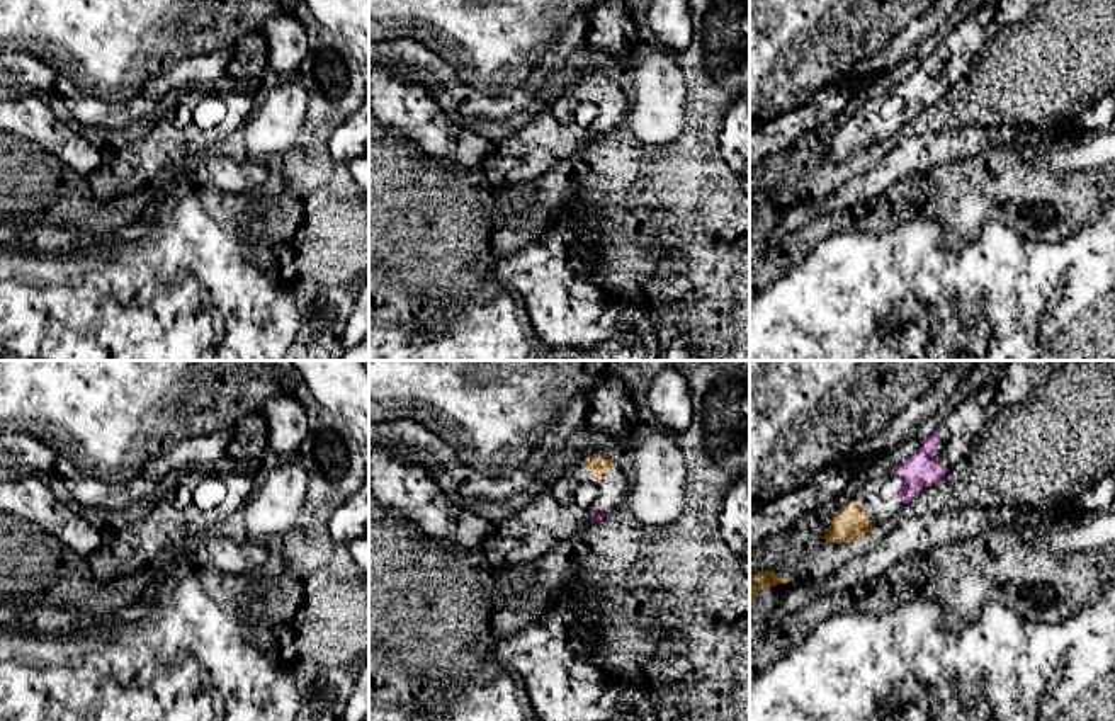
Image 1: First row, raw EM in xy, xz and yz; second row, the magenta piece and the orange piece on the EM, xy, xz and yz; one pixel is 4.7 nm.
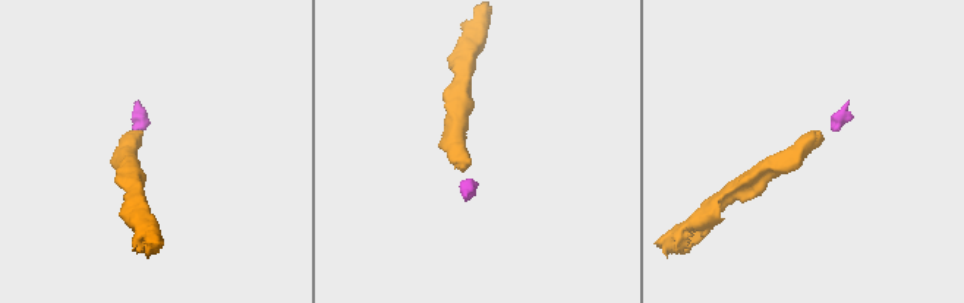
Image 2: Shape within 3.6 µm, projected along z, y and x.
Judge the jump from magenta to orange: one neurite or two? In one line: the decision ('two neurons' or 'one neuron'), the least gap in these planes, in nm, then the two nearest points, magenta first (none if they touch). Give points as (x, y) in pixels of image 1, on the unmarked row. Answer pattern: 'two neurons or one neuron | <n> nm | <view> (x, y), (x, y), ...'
one neuron | 130 nm | xz (594, 130), (595, 102)

